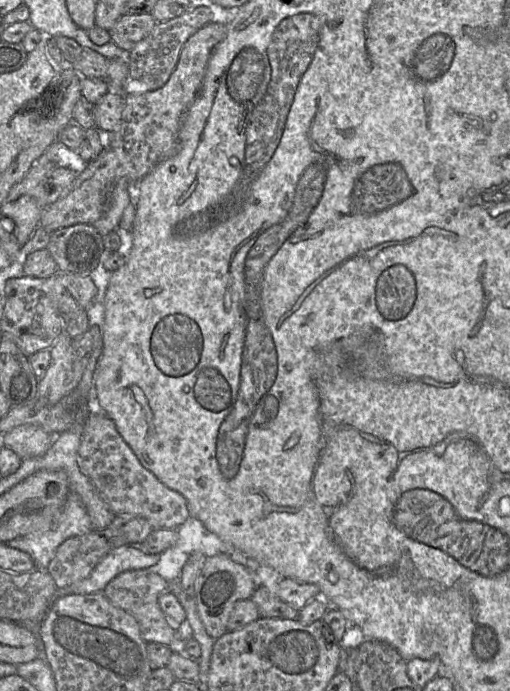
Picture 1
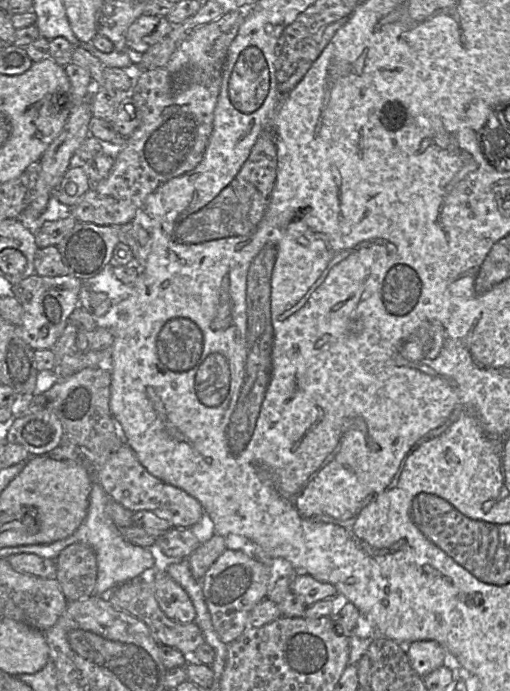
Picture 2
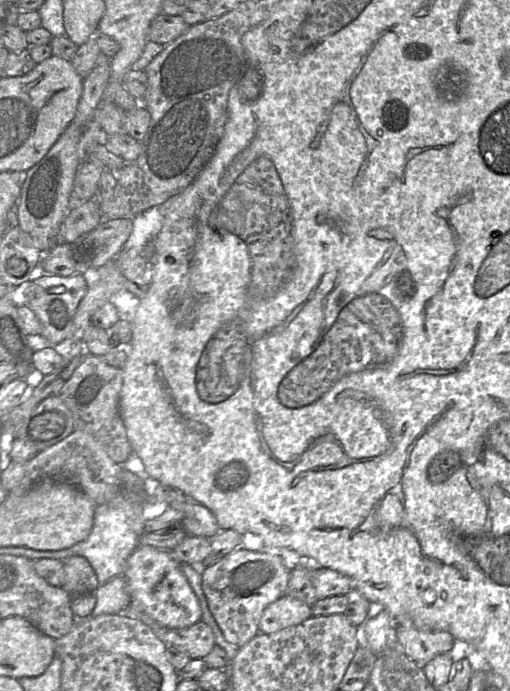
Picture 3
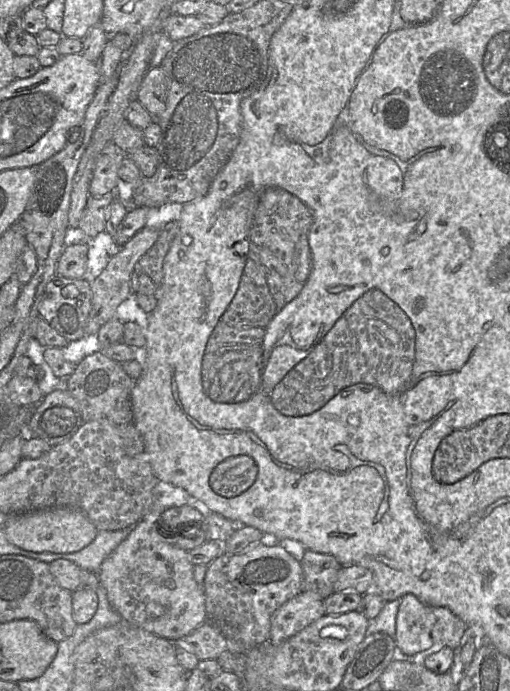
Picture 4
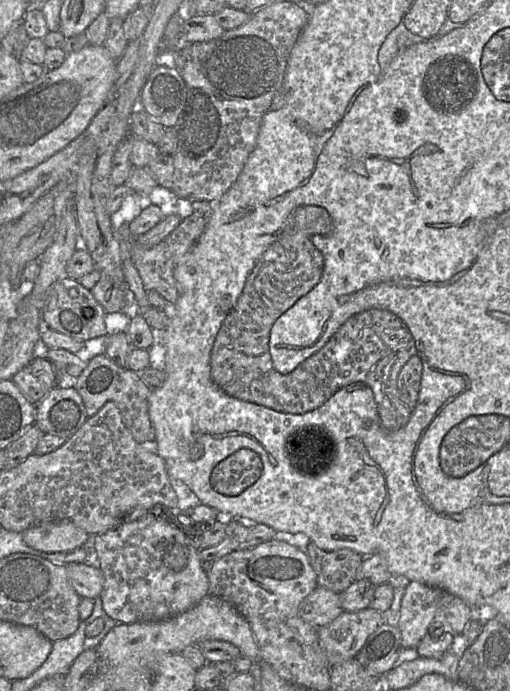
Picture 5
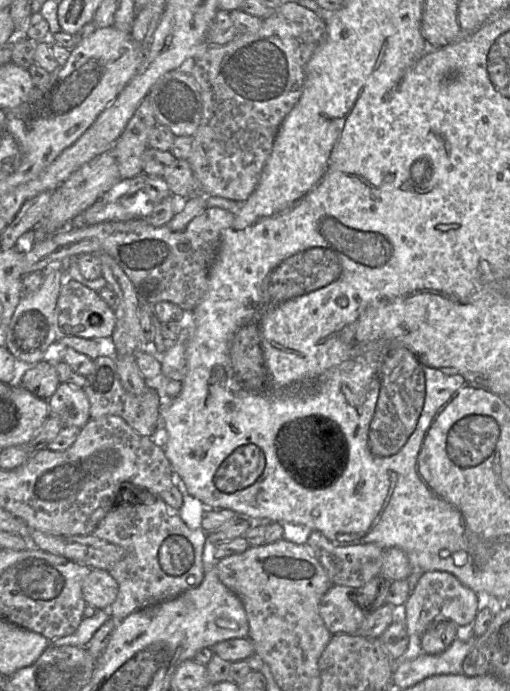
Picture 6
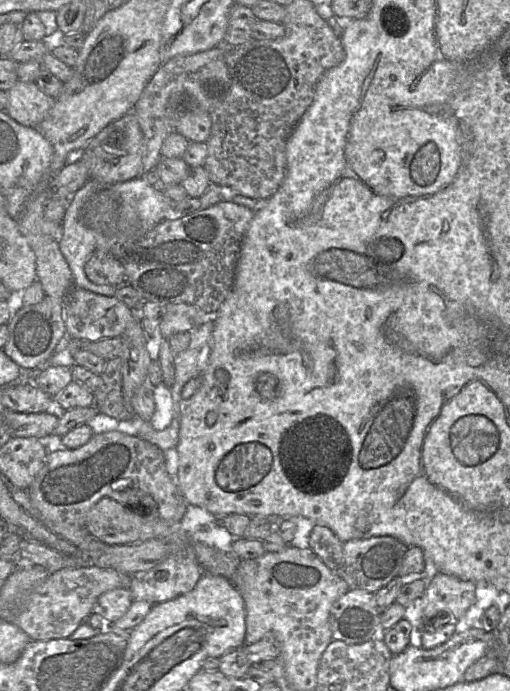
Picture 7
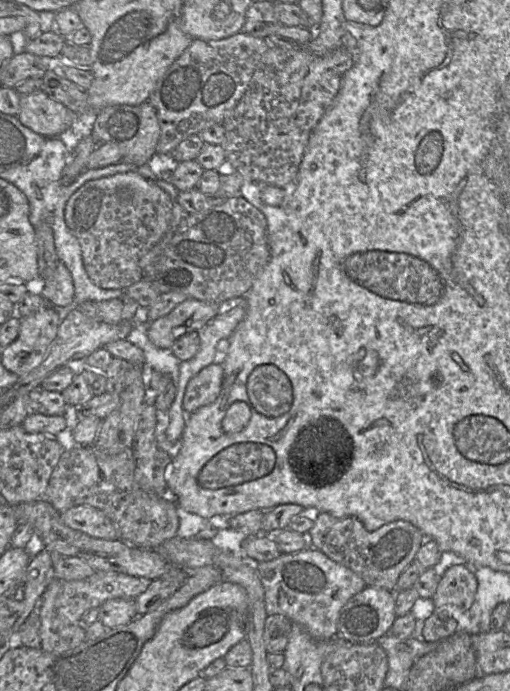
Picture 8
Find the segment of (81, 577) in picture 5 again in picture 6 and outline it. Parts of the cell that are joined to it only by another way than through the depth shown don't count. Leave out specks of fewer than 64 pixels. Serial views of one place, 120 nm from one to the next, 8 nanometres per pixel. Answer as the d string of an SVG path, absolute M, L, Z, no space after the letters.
M92 568L83 580L82 593L87 604L108 610L117 597L118 584L108 571Z

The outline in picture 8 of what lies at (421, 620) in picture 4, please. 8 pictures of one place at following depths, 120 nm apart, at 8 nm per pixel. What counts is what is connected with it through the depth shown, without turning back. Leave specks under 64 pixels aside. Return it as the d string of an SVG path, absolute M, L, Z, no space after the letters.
M457 564L446 570L441 577L432 599L435 608L446 604L467 610L474 602L477 592L474 573L465 565Z

